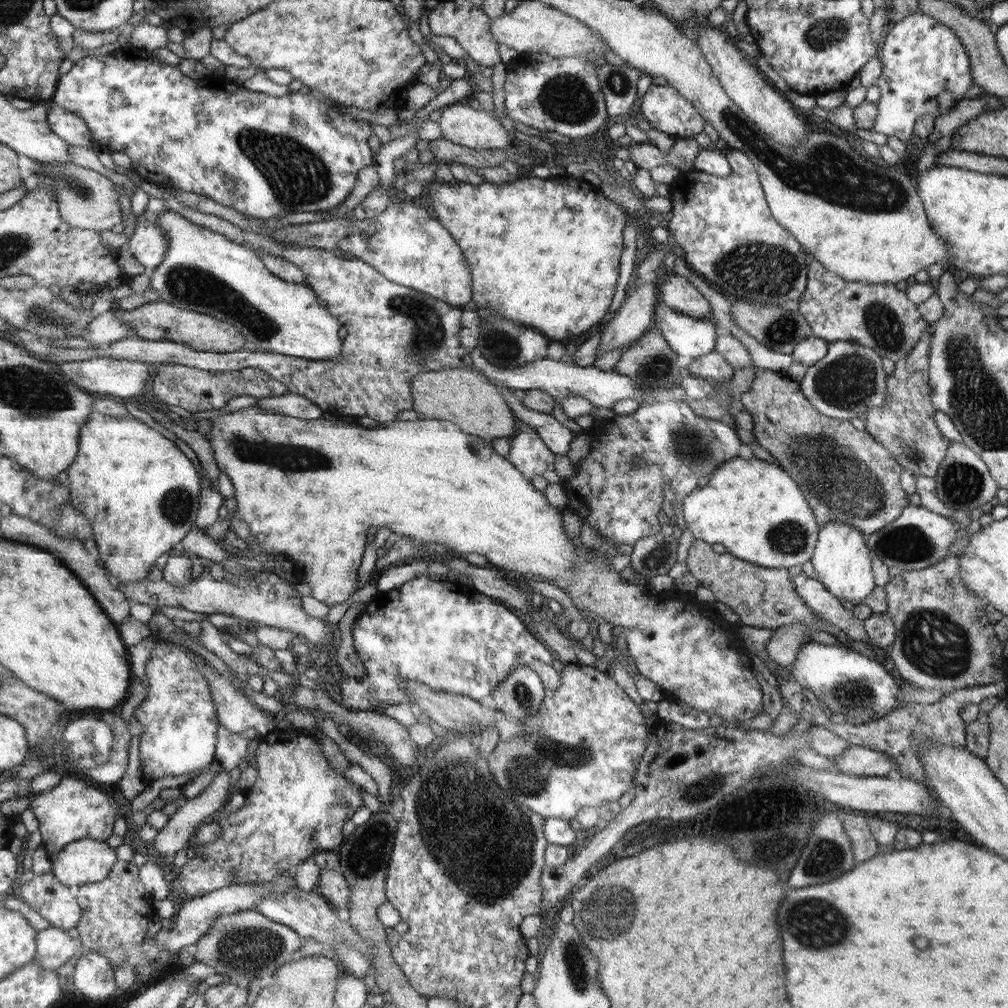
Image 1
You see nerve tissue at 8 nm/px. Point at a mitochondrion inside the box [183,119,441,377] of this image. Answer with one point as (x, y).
(294, 173)

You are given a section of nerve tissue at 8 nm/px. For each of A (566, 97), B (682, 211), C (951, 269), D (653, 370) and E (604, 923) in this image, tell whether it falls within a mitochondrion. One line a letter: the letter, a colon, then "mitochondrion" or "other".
A: mitochondrion
B: other
C: other
D: mitochondrion
E: mitochondrion

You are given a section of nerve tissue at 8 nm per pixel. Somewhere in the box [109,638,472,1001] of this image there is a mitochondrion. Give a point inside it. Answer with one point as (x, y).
(245, 951)

